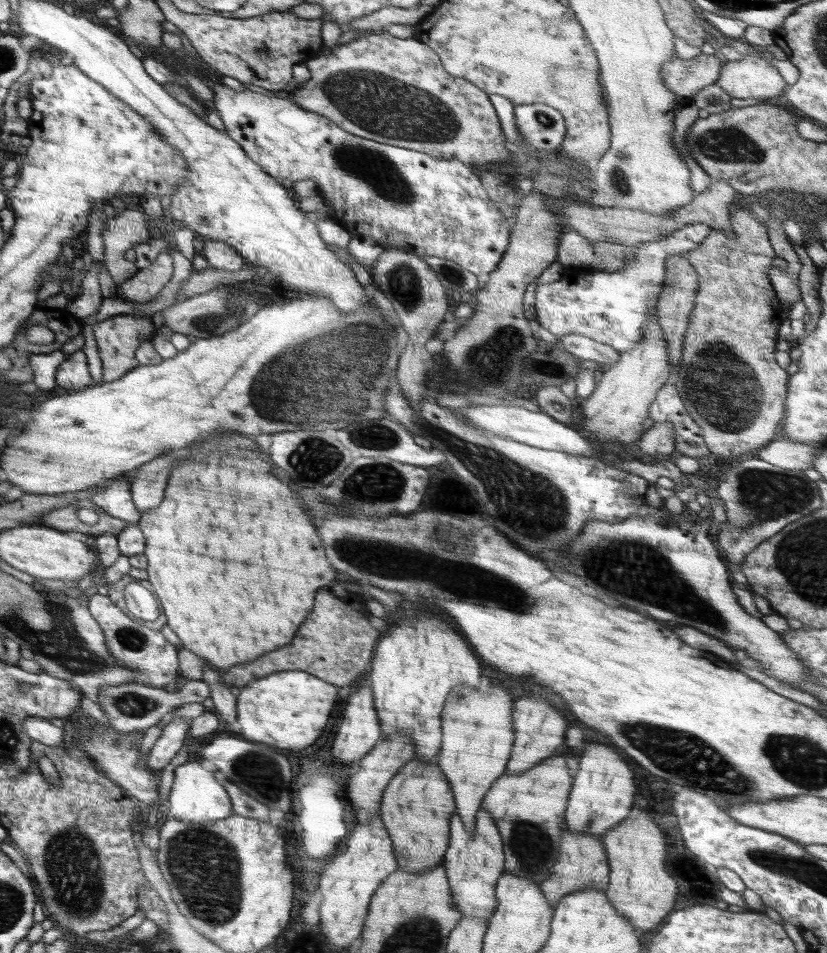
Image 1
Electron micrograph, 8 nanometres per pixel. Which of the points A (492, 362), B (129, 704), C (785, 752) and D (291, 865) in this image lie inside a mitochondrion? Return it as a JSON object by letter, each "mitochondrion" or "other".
{"A":"mitochondrion","B":"mitochondrion","C":"mitochondrion","D":"other"}

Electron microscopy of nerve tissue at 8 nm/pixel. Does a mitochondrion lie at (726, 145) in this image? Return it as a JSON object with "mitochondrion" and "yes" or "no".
{"mitochondrion":"yes"}

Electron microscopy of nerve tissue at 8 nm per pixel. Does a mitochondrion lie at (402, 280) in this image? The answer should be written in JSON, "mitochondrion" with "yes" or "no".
{"mitochondrion":"yes"}

